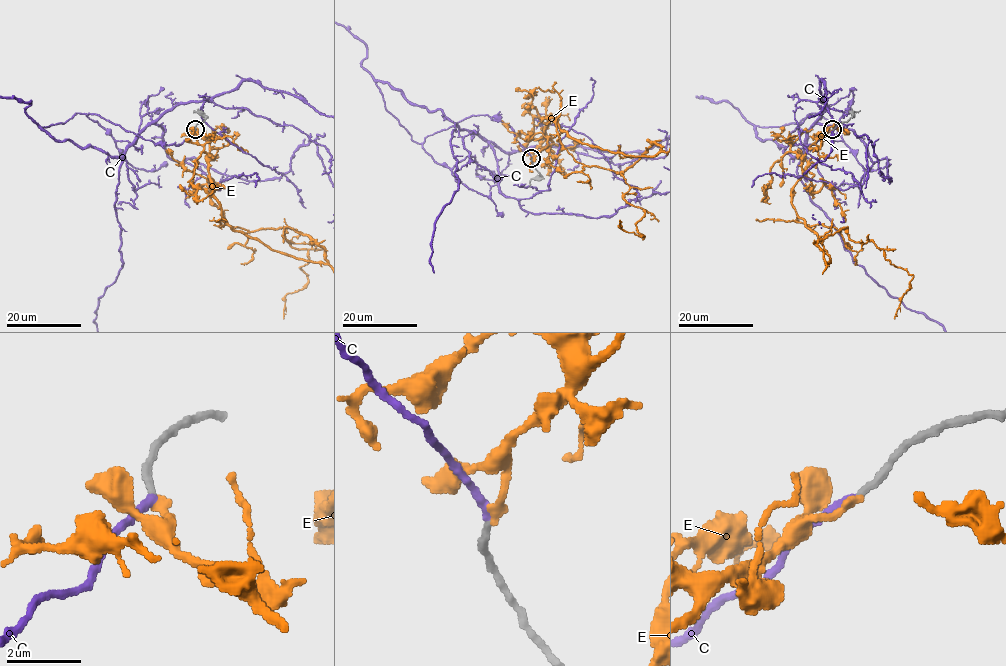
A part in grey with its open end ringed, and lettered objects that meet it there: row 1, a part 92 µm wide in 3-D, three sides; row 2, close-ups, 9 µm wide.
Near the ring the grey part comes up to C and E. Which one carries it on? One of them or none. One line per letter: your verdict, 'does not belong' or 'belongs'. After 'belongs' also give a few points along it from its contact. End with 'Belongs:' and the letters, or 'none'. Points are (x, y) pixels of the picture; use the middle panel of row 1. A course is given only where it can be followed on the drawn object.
C: belongs
E: does not belong
Belongs: C

